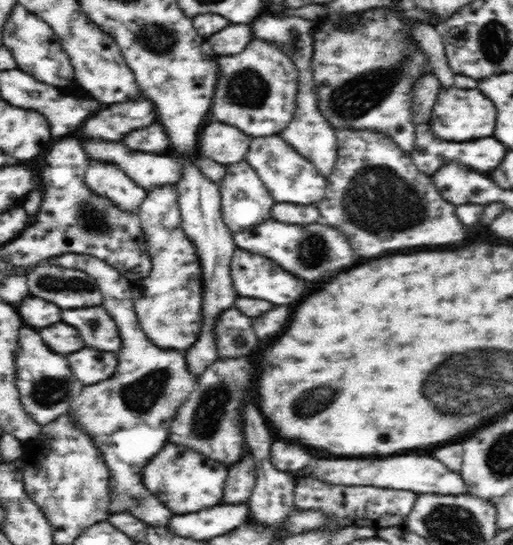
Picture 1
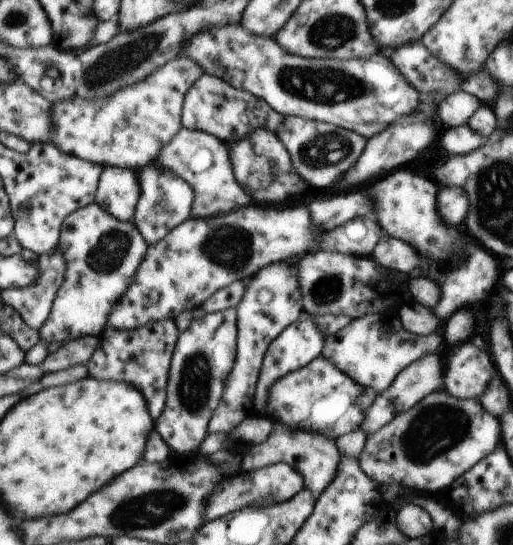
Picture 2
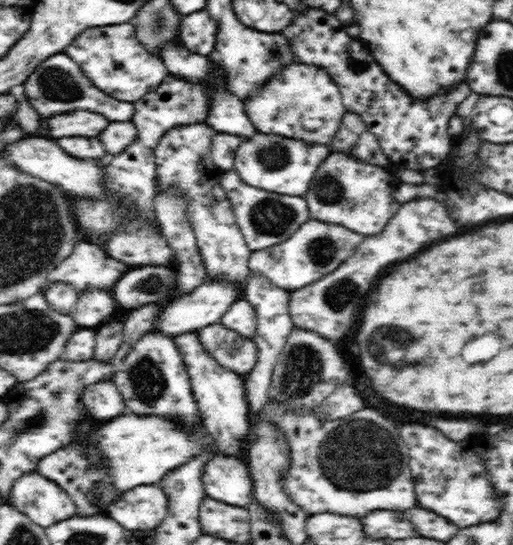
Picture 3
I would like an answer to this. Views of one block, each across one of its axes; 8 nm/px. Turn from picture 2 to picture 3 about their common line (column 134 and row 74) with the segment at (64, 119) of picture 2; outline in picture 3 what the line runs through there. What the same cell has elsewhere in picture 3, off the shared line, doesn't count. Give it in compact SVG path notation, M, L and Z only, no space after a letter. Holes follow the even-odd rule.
M131 22L84 29L64 49L64 53L78 64L96 88L118 101L136 103L154 92L170 76L160 56L148 52L140 44L136 27Z

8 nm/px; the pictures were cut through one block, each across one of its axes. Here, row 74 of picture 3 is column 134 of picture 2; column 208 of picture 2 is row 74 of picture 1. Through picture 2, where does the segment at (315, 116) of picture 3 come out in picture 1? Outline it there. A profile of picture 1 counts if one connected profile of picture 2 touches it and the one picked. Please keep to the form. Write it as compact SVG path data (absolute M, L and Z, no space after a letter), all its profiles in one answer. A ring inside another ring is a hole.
M253 38L240 54L219 56L218 64L219 77L210 115L216 116L220 123L239 128L251 137L278 135L287 127L296 112L299 72L293 60L279 48L279 44Z

